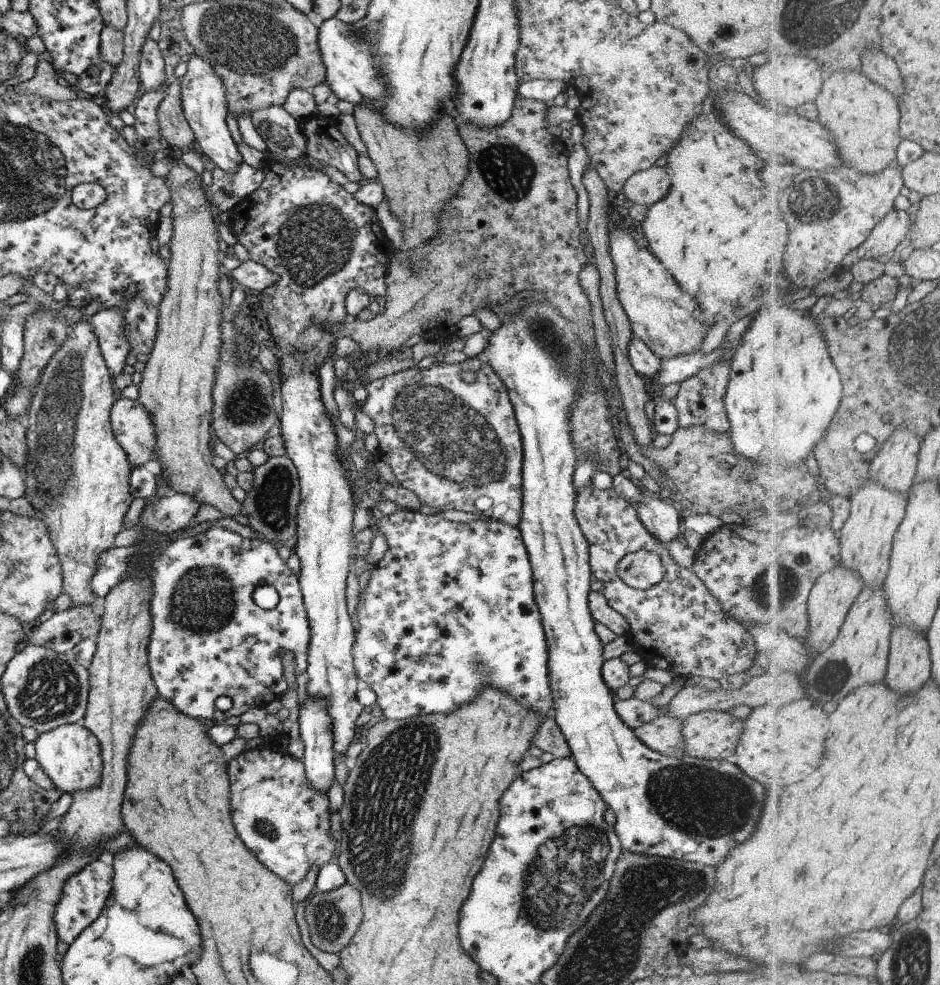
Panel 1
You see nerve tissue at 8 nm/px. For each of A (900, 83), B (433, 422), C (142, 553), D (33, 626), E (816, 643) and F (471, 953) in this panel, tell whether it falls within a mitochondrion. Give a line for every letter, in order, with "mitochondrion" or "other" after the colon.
A: other
B: mitochondrion
C: other
D: other
E: other
F: other

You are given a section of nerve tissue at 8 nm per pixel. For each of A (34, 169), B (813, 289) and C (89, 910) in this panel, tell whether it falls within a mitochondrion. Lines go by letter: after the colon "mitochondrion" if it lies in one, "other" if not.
A: mitochondrion
B: other
C: other

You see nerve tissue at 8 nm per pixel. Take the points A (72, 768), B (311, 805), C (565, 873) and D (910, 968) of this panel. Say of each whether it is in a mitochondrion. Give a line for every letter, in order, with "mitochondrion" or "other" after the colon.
A: other
B: other
C: mitochondrion
D: mitochondrion

